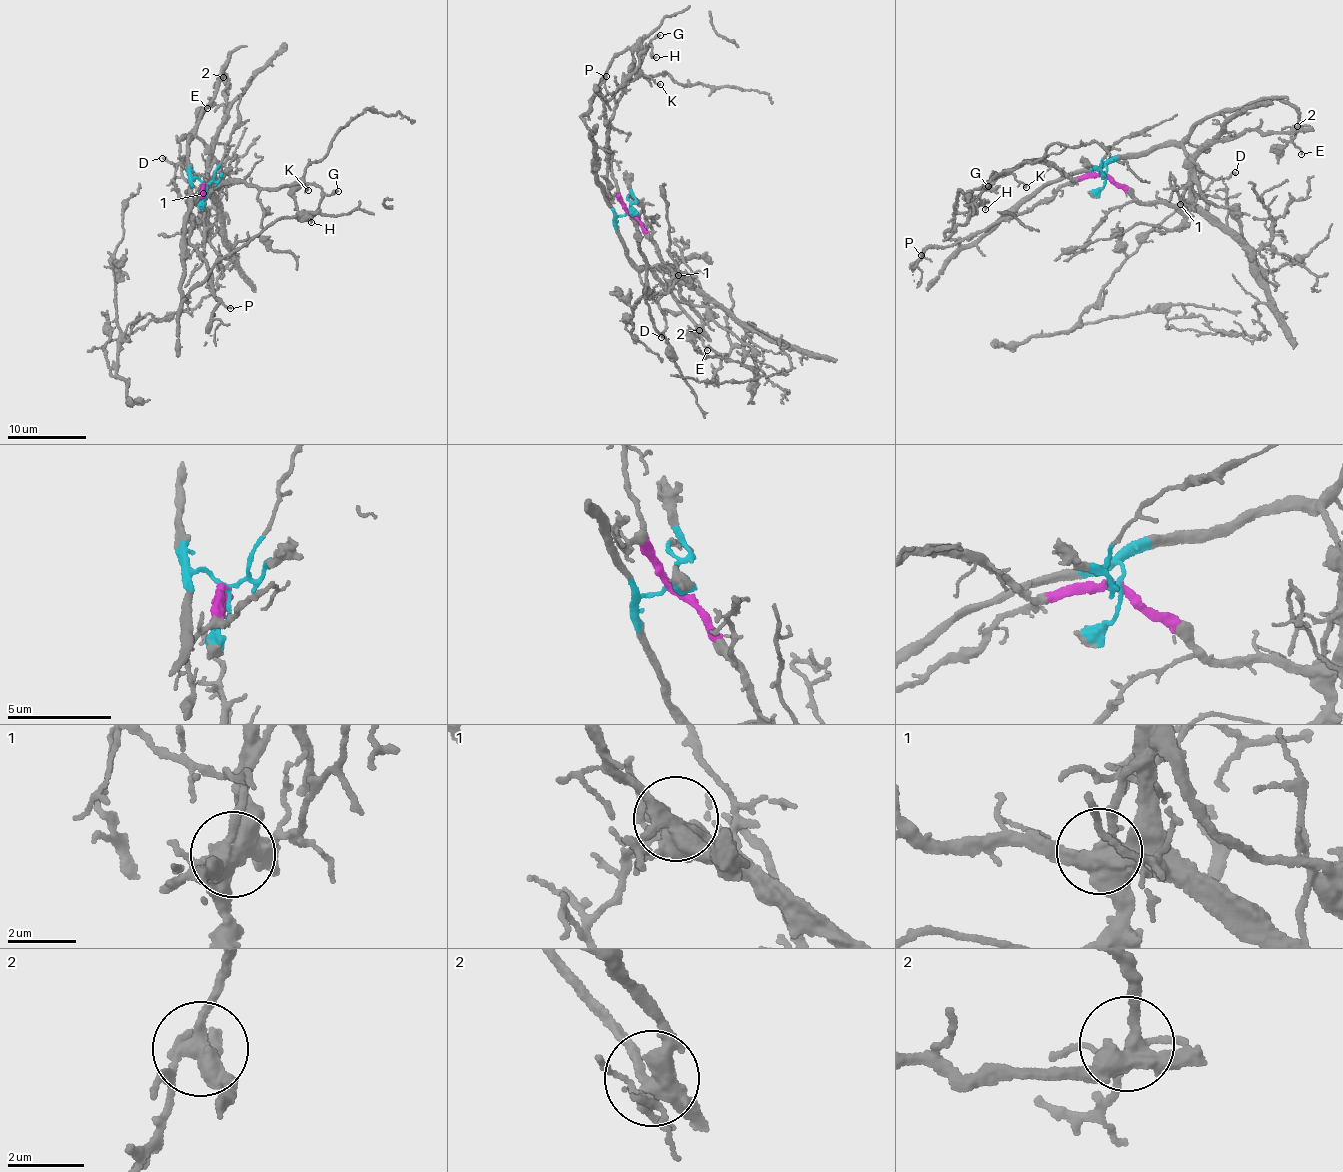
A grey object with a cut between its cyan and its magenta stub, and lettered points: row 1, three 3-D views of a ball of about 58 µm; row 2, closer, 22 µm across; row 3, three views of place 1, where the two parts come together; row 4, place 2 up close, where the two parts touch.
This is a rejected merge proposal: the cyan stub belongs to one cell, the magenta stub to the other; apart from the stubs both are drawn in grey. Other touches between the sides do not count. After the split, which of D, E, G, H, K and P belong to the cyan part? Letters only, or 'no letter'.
E

